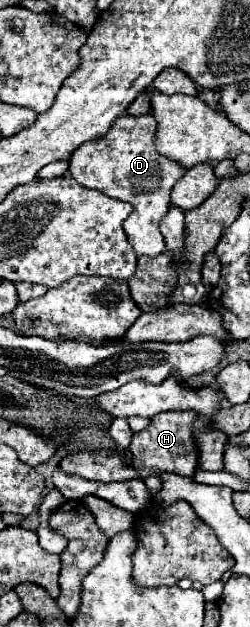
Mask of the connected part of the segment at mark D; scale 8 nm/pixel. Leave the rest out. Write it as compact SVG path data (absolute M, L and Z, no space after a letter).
M152 113L140 117L122 115L114 121L110 131L102 139L78 147L70 161L70 175L80 185L102 191L109 197L128 202L134 207L124 221L124 231L138 257L154 257L166 249L164 237L160 233L160 221L170 207L172 187L186 173L180 163L168 161L164 155L160 155L154 147L154 141L156 119L152 117Z

